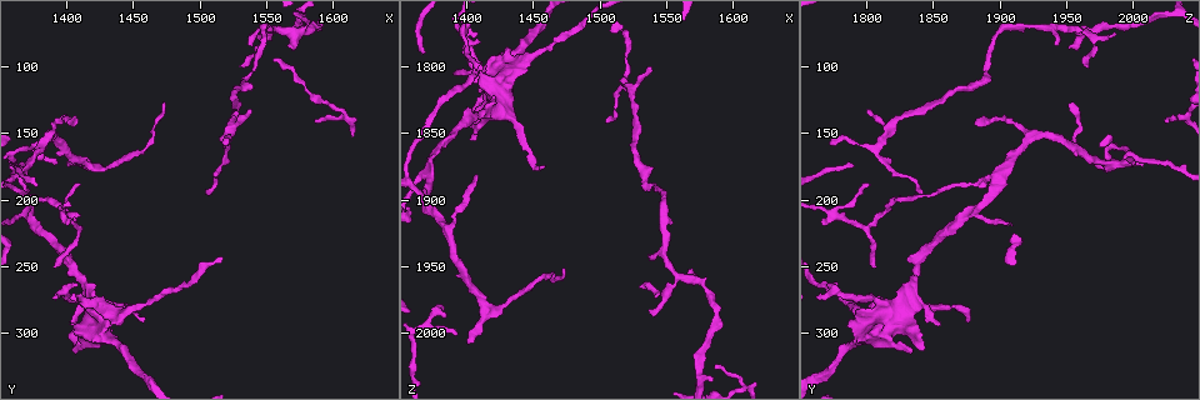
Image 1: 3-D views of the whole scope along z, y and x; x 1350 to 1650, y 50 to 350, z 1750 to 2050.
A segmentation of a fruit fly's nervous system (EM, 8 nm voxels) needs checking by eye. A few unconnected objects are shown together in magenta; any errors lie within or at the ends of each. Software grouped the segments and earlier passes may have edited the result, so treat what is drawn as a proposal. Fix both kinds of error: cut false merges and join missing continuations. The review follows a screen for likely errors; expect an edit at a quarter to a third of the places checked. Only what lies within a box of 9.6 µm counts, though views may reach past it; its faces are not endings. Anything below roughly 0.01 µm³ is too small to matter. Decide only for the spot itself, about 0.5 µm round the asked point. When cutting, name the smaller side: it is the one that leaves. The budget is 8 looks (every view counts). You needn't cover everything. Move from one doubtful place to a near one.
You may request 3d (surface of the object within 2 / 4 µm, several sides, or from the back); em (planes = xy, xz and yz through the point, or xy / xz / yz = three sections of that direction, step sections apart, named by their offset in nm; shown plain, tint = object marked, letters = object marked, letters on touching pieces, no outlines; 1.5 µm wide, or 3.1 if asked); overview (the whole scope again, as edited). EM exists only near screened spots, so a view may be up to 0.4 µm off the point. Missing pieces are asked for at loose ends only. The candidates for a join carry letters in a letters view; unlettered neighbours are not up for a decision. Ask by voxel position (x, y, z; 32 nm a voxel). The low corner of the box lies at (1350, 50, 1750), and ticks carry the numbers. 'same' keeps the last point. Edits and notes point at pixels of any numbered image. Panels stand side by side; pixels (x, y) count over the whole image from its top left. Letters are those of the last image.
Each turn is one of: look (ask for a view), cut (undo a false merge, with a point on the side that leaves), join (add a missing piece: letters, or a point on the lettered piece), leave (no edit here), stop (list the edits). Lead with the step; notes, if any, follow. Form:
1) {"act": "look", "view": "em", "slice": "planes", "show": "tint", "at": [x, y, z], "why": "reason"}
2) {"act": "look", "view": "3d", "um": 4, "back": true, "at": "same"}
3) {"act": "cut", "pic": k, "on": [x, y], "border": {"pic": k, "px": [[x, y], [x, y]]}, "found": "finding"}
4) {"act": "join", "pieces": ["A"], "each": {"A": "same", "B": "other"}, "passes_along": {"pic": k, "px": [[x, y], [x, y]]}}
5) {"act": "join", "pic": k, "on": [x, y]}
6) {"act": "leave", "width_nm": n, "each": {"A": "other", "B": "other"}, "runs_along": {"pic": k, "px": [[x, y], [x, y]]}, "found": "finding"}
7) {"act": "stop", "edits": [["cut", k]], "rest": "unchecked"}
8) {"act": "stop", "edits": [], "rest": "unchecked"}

{"act": "look", "view": "3d", "um": 4, "at": [1376, 214, 1874], "why": "a fork"}

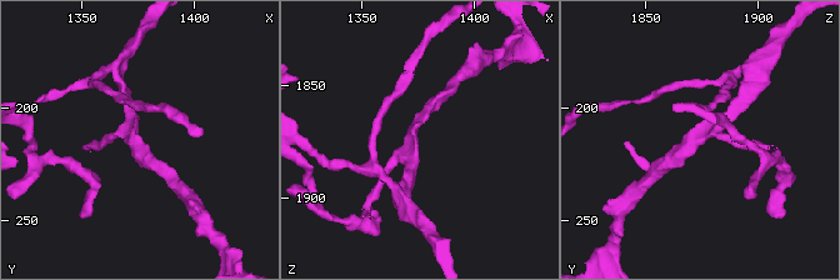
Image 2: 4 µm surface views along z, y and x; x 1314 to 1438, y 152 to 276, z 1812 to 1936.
{"act": "look", "view": "em", "slice": "xy", "step": 8, "show": "tint", "at": [1373, 213, 1876], "arms": 3, "why": "shape alone is not enough"}

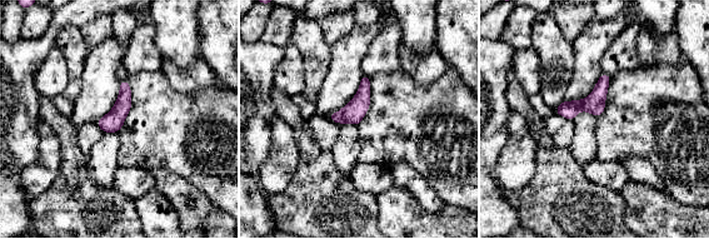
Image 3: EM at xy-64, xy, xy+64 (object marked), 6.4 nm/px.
{"act": "look", "view": "em", "slice": "xz", "step": 4, "show": "letters", "at": "same"}

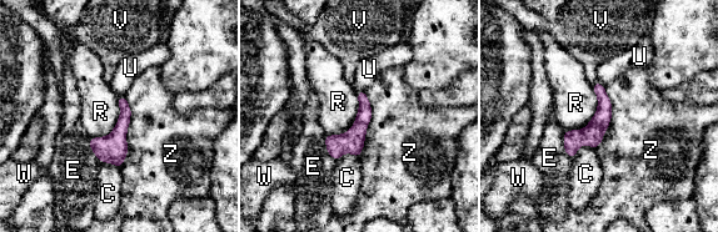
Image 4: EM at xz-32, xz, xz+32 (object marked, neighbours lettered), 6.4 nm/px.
{"act": "leave", "width_nm": 90, "each": {"C": "other", "E": "other", "R": "other", "U": "other", "V": "other", "W": "other", "Z": "other"}, "found": "one cell here"}

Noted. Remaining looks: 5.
{"act": "look", "view": "3d", "um": 2, "at": [1406, 218, 1804], "why": "abrupt turn"}

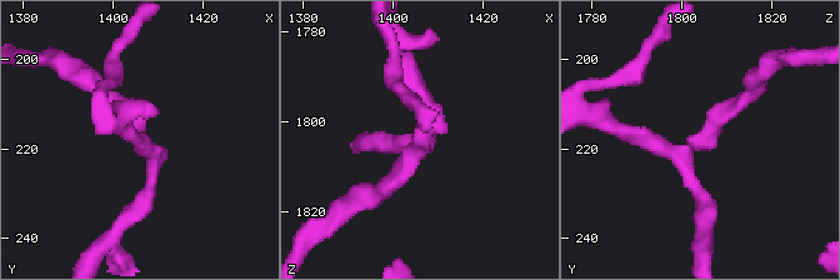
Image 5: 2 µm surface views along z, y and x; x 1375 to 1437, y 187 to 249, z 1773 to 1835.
{"act": "look", "view": "em", "slice": "planes", "show": "letters", "at": [1406, 219, 1803], "why": "shape alone is not enough"}

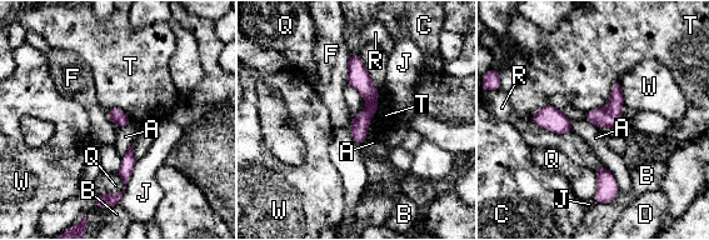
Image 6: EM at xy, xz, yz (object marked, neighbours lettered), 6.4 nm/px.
{"act": "cut", "pic": 6, "on": [359, 78], "longest_contact_nm": ["T", 420], "each": {"A": "other", "B": "other", "C": "other", "D": "other", "F": "other", "J": "other", "Q": "other", "R": "other", "T": "other", "W": "other"}, "border": {"pic": 6, "px": [[367, 108], [370, 115]]}, "found": "a second cell is stuck on"}

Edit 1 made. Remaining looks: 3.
{"act": "look", "view": "overview", "why": "redraw"}

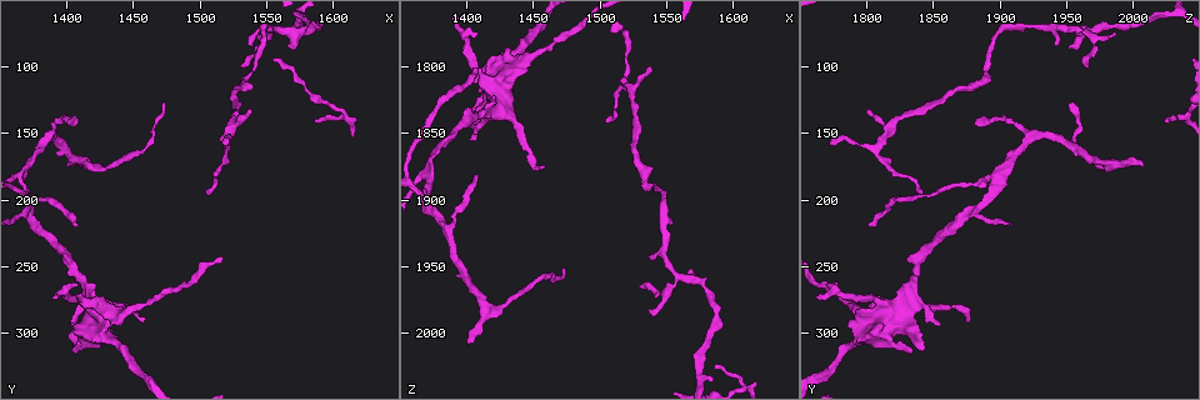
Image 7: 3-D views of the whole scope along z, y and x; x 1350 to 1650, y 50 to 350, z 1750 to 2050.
{"act": "look", "view": "3d", "um": 2, "back": true, "at": [1528, 102, 1966], "why": "thin end"}

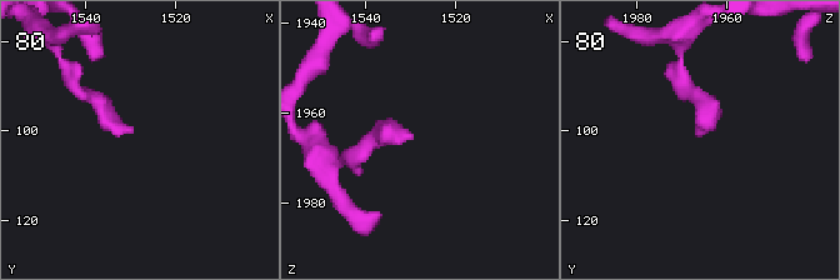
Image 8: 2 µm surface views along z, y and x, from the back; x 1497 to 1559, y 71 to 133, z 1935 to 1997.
{"act": "look", "view": "em", "slice": "planes", "show": "letters", "at": [1529, 101, 1965], "why": "shape alone is not enough"}

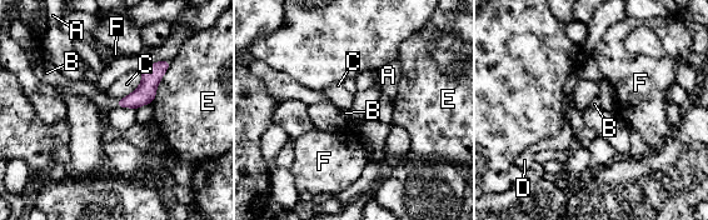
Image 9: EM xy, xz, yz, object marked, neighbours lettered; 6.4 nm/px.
{"act": "join", "pieces": ["B"], "each": {"A": "other", "B": "same", "C": "other", "D": "other", "E": "other", "F": "other"}, "found": "it goes on there"}

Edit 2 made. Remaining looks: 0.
{"act": "stop", "edits": [["cut", 6], ["join", 9]], "rest": "unchecked"}

